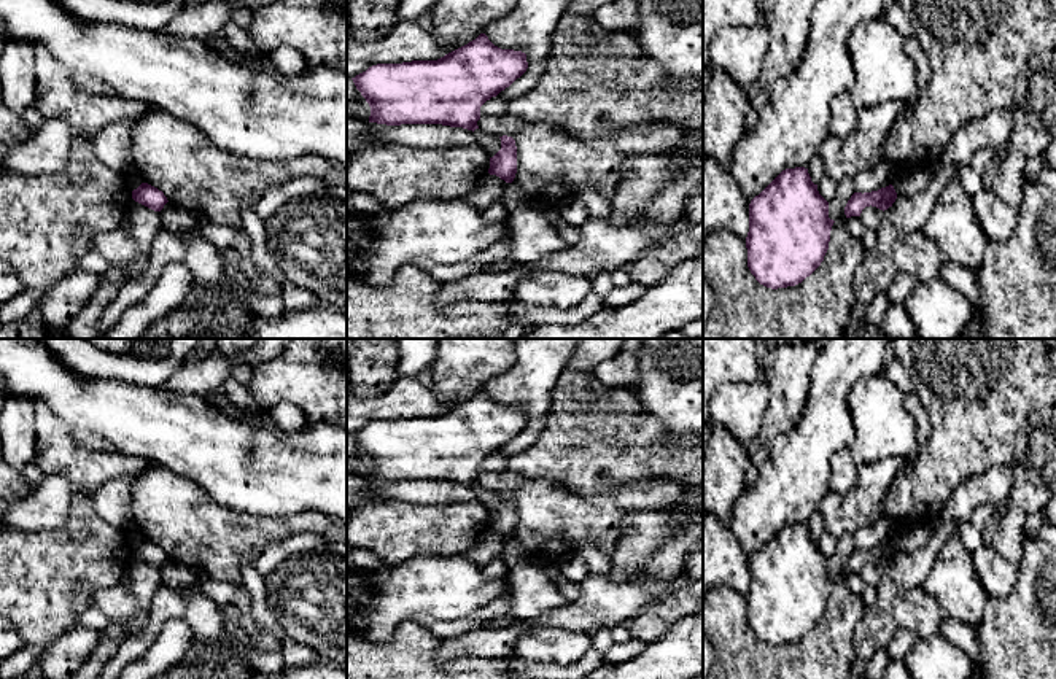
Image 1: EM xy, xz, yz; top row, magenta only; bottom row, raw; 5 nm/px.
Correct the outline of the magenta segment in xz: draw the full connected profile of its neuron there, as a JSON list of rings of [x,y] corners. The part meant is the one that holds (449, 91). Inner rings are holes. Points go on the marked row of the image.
[[[485,33],[437,60],[412,60],[402,64],[377,64],[353,80],[356,89],[371,107],[369,122],[442,124],[479,129],[480,107],[509,87],[528,68],[526,54],[495,46]]]

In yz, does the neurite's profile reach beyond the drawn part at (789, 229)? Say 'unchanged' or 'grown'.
unchanged

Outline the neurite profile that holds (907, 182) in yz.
[[[932,167],[900,169],[894,173],[892,186],[897,196],[913,197],[922,192],[934,178]]]

